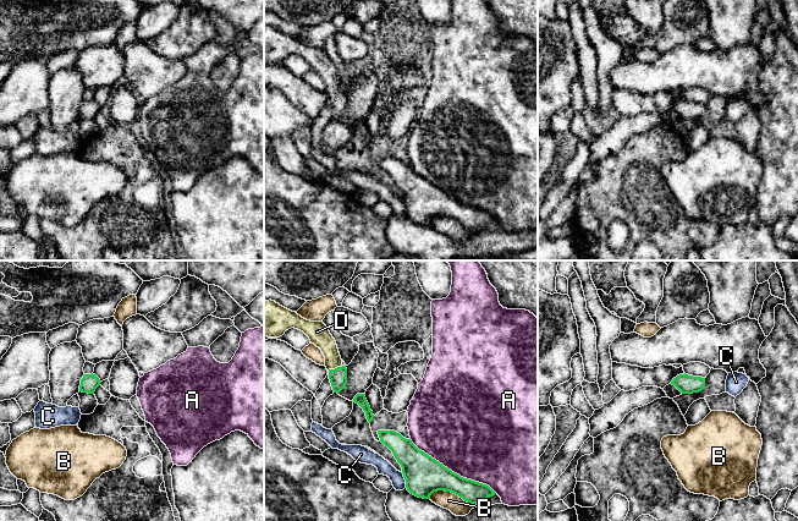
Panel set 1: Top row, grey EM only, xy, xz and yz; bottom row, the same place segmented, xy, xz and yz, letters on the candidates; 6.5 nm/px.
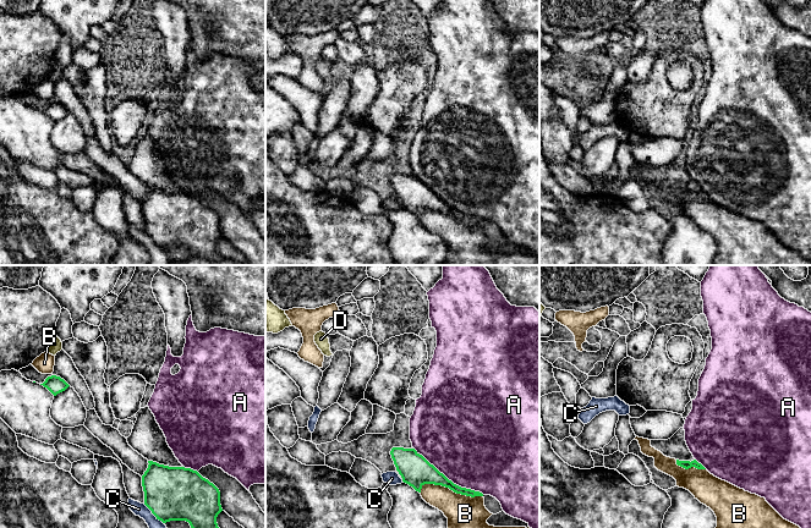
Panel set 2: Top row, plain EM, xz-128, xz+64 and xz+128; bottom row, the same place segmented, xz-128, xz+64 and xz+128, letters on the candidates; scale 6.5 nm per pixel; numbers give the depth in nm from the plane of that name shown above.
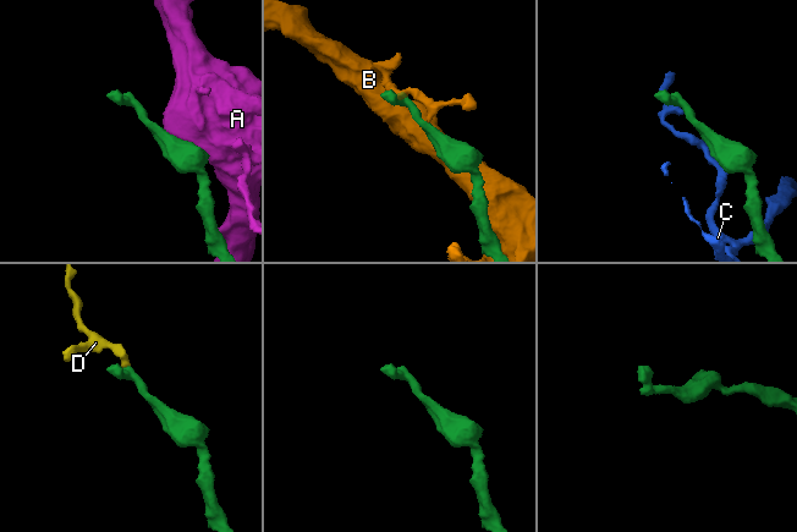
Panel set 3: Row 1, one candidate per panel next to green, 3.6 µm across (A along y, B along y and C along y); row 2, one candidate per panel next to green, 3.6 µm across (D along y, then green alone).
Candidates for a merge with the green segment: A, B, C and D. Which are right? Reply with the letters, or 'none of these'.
D

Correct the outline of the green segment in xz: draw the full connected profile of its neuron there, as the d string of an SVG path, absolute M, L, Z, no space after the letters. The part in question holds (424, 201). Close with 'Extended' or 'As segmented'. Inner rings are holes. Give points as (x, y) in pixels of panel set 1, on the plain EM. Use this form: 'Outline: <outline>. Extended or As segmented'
Outline: M378 157L380 168L387 172L402 193L407 216L423 225L437 216L451 218L470 230L484 230L496 219L486 210L467 205L419 176L411 165L395 157Z. As segmented

